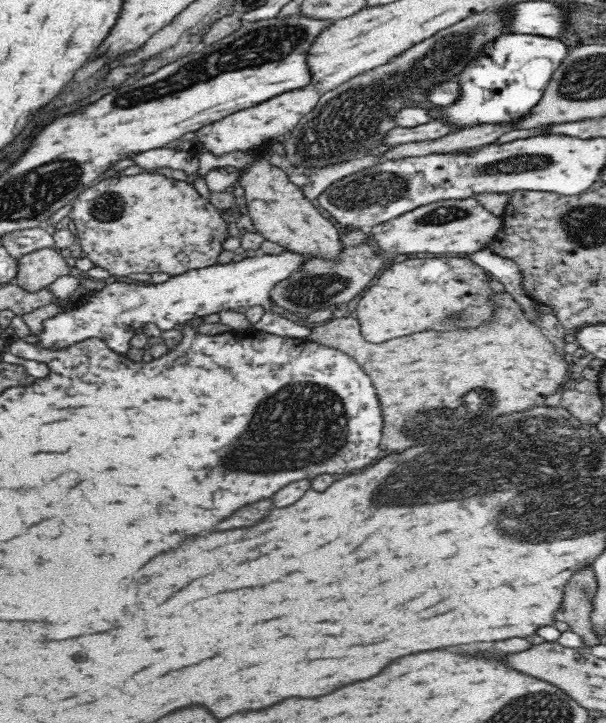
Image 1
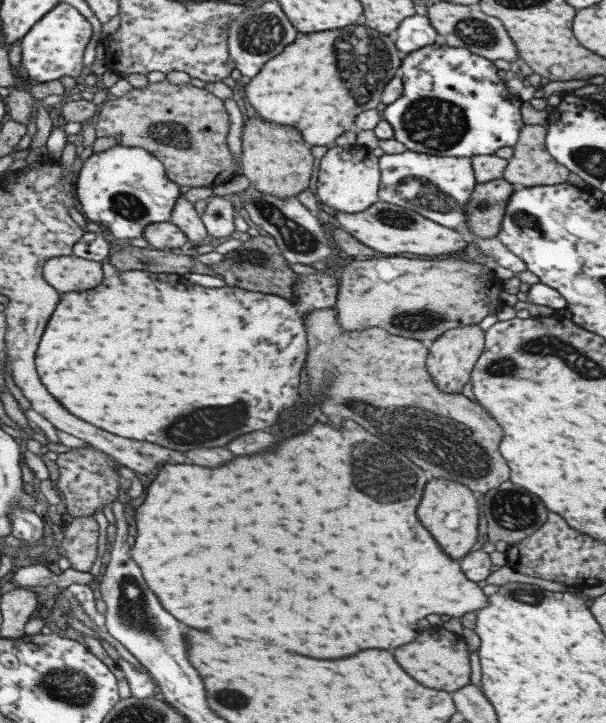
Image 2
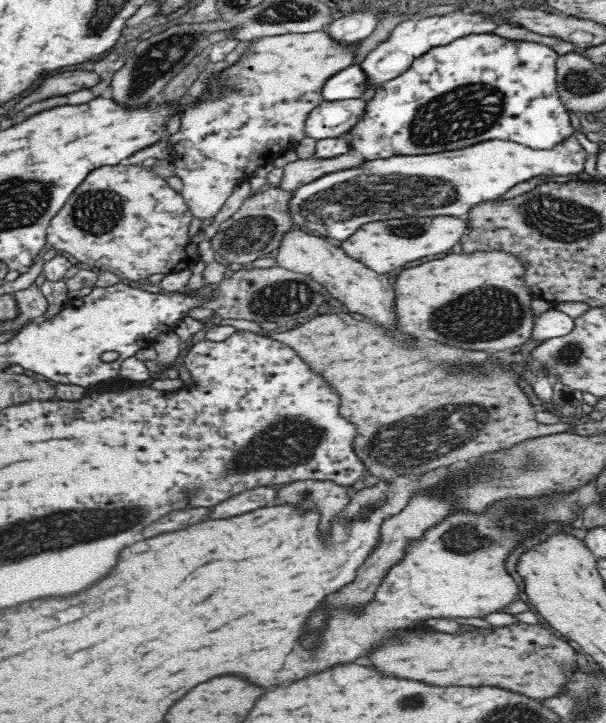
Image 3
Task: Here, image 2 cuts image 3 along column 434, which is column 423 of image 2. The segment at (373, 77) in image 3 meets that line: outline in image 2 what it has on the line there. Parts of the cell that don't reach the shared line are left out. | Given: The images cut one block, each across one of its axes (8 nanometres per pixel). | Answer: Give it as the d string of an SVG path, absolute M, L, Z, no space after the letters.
M413 13L397 25L392 39L395 48L401 52L401 56L404 56L422 46L429 46L439 41L439 35L426 16Z

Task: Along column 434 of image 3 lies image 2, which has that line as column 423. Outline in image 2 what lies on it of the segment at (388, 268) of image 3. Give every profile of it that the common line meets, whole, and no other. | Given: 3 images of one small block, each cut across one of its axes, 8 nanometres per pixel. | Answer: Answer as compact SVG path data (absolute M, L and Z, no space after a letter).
M379 200L369 206L367 210L355 214L335 212L334 218L339 223L340 228L355 240L370 249L383 252L383 254L399 255L401 252L409 252L409 254L419 254L419 256L437 256L437 254L457 252L465 246L465 241L459 232L445 228L416 214L413 210Z

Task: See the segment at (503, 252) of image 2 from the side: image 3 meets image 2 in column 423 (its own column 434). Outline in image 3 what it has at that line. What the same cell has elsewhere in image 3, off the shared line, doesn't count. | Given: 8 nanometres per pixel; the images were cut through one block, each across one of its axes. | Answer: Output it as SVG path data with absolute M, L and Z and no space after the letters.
M574 137L551 150L533 150L511 141L487 141L475 146L419 156L392 156L324 174L291 192L293 229L320 237L346 240L367 222L404 218L455 216L466 219L472 206L506 194L518 182L537 176L572 176L584 171L587 152Z

